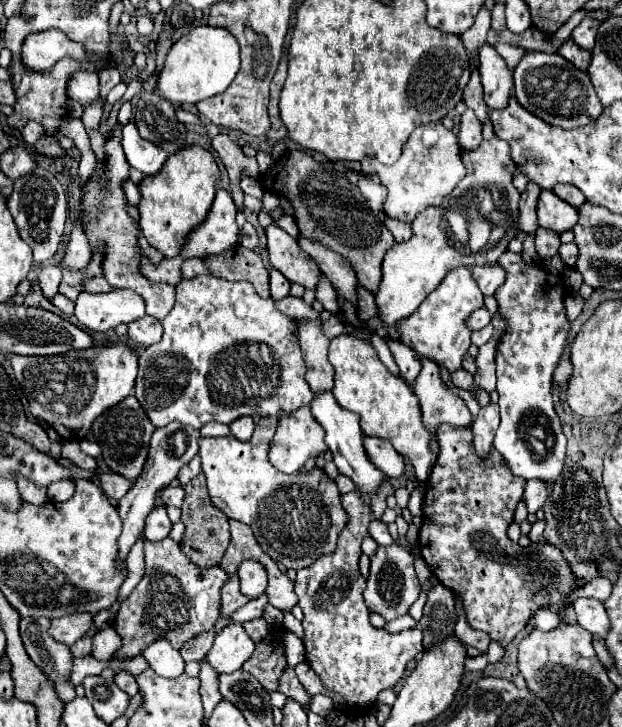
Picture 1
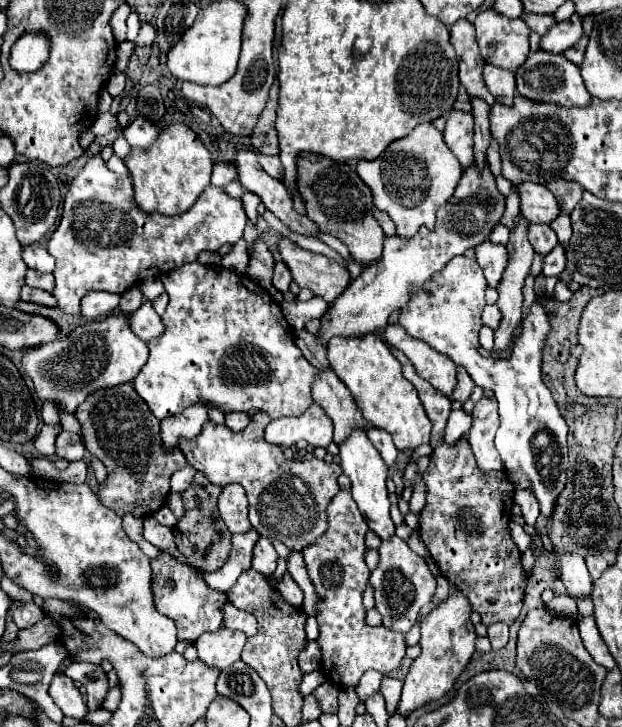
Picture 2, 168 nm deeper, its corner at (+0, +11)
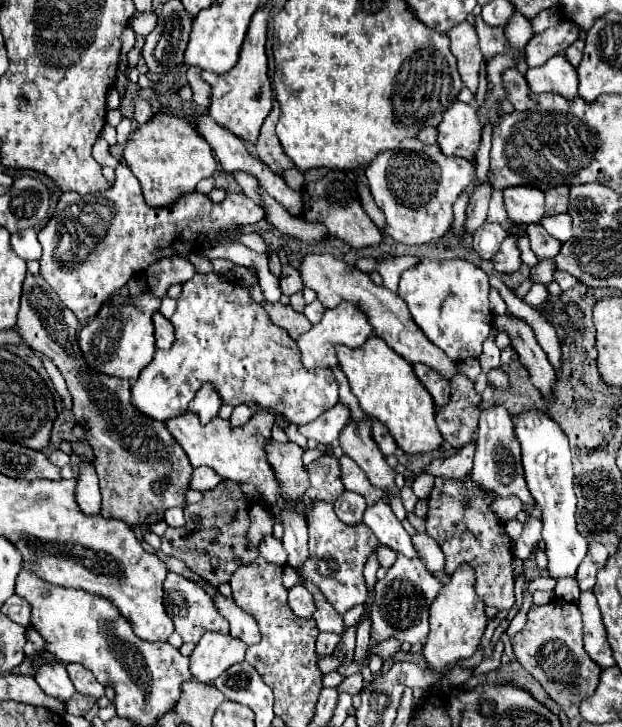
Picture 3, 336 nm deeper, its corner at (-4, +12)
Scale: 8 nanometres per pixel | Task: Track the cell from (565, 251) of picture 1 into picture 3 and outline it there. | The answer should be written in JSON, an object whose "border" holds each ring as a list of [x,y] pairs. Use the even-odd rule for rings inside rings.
{"border":[[[550,258],[550,260],[540,260],[536,266],[532,266],[530,274],[532,274],[534,282],[550,284],[554,280],[554,270],[556,270],[556,262]]]}

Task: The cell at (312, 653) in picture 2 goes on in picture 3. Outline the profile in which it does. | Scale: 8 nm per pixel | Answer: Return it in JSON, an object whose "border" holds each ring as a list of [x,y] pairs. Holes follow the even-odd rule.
{"border":[[[330,654],[330,656],[318,656],[318,668],[322,670],[322,674],[334,672],[334,670],[338,670],[338,666],[340,666],[338,656],[334,656],[334,654]]]}

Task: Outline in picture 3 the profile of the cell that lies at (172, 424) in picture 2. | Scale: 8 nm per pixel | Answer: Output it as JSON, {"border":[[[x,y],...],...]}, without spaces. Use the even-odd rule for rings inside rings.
{"border":[[[200,388],[200,392],[196,392],[194,400],[188,406],[188,412],[194,412],[200,422],[208,424],[212,418],[218,416],[220,410],[220,396],[216,396],[214,388]]]}

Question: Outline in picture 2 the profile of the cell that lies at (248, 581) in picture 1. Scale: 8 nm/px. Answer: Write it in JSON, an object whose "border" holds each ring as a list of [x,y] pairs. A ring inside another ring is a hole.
{"border":[[[262,537],[256,547],[254,547],[254,559],[252,559],[252,567],[256,571],[260,571],[262,575],[272,575],[276,569],[276,561],[278,561],[278,553],[272,545],[272,541],[268,541],[268,537]]]}

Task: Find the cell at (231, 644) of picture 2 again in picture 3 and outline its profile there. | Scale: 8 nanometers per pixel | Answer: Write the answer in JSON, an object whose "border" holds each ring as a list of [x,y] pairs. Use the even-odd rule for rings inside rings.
{"border":[[[204,634],[190,656],[194,678],[200,682],[216,680],[226,668],[244,660],[246,648],[248,646],[240,638],[234,638],[230,634]]]}

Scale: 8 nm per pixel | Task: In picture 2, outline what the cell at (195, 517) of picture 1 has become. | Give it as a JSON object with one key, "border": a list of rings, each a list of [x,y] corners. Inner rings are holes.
{"border":[[[196,473],[190,489],[182,493],[184,515],[178,521],[178,525],[172,529],[174,539],[176,539],[176,547],[186,555],[188,563],[200,571],[206,571],[206,573],[220,569],[224,565],[224,561],[228,561],[228,553],[232,551],[230,531],[224,525],[224,521],[220,519],[220,513],[216,507],[220,491],[222,491],[222,487],[212,485],[202,473]]]}

